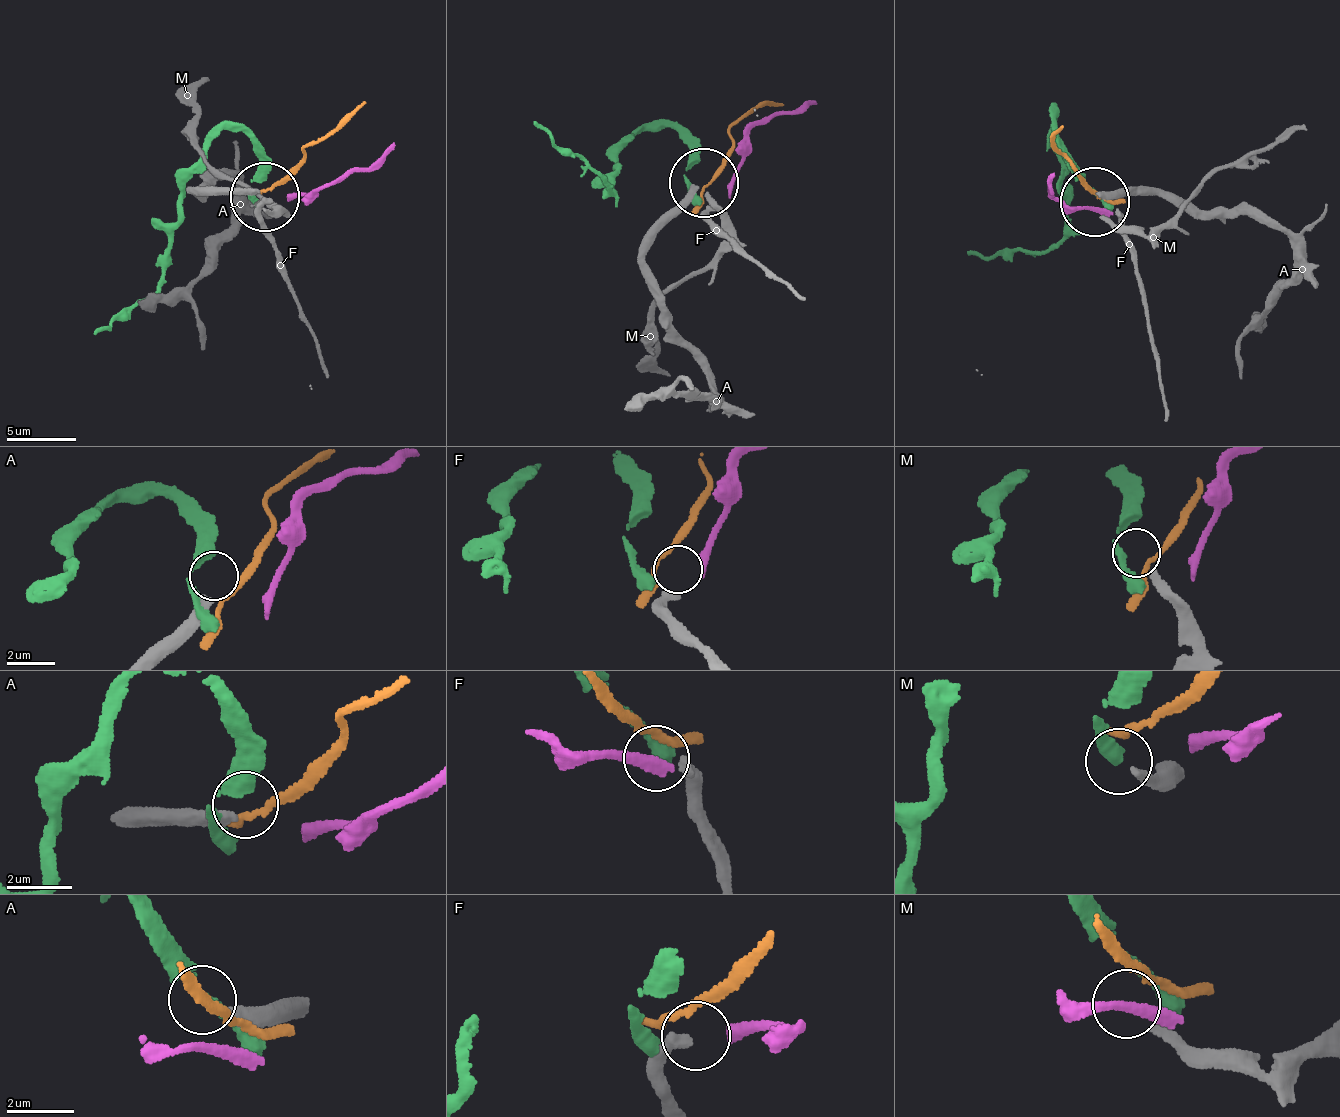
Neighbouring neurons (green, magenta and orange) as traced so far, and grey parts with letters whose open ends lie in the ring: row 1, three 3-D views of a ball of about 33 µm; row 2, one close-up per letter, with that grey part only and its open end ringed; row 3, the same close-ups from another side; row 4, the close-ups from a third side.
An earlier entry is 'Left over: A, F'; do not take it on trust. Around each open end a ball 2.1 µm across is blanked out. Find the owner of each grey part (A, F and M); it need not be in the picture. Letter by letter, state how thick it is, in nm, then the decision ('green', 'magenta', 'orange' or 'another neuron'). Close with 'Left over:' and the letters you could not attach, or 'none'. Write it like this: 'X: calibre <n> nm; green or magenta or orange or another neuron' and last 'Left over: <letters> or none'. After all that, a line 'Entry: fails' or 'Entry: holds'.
A: calibre 400 nm; another neuron
F: calibre 320 nm; another neuron
M: calibre 260 nm; another neuron
Left over: A, F, M
Entry: fails

